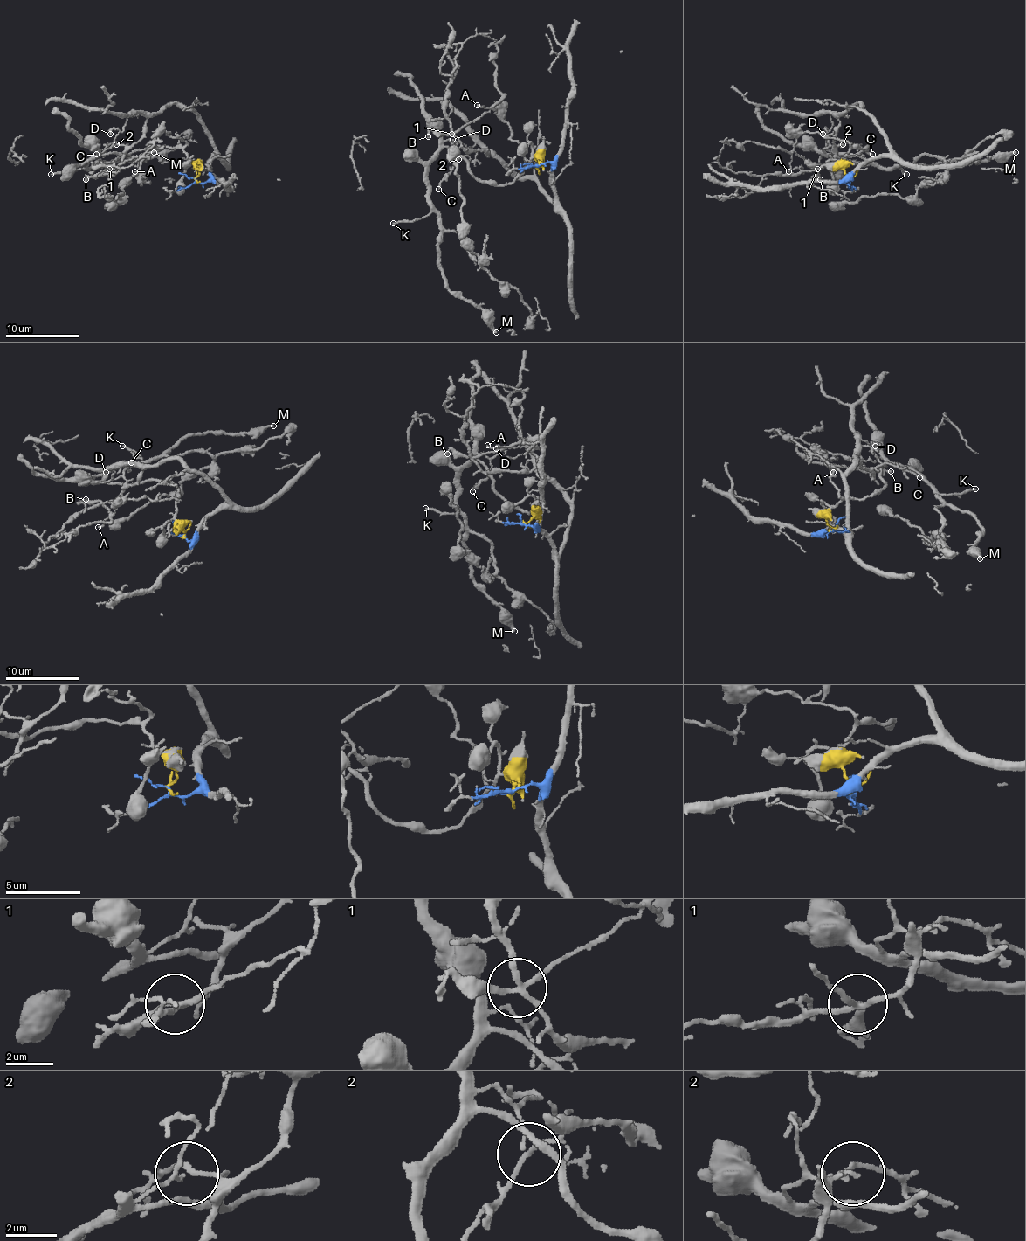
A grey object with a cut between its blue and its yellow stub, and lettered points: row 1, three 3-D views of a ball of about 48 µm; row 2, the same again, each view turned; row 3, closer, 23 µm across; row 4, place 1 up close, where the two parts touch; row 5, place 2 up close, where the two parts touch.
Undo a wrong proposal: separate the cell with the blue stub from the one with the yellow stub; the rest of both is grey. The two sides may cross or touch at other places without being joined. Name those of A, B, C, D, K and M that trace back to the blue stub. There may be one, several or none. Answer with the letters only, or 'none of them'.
C

